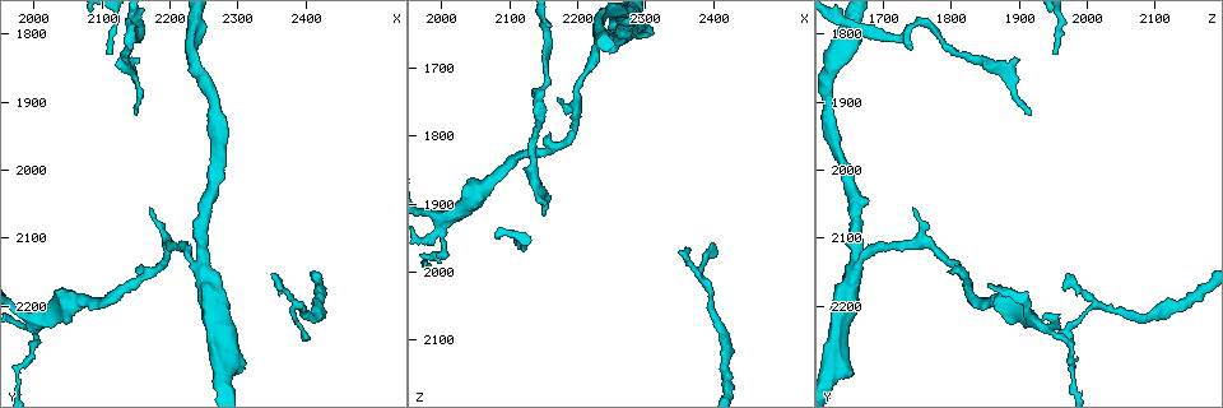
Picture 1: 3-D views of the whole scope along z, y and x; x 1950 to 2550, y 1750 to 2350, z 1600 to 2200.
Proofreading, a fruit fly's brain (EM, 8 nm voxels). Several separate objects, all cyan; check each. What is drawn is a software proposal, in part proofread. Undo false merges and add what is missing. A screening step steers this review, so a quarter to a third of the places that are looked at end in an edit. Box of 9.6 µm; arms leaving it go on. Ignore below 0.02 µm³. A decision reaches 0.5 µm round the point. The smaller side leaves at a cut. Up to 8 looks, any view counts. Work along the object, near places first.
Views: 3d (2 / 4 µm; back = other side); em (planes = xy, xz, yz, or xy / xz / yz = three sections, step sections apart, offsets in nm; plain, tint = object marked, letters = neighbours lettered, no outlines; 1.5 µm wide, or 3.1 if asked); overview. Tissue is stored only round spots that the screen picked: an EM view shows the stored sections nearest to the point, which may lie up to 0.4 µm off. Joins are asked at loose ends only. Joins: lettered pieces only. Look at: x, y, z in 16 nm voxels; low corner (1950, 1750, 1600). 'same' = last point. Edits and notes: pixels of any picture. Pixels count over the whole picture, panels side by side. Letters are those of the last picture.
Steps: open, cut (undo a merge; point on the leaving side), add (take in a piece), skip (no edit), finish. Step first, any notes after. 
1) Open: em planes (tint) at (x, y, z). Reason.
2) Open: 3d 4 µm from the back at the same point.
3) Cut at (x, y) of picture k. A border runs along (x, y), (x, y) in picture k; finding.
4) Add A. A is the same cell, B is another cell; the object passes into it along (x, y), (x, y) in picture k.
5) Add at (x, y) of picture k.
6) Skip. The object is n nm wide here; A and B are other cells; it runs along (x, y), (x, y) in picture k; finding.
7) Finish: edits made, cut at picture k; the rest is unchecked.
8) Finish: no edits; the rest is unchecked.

Open: em xy step 8 (letters) at (2140, 1825, 1735). Thin end.

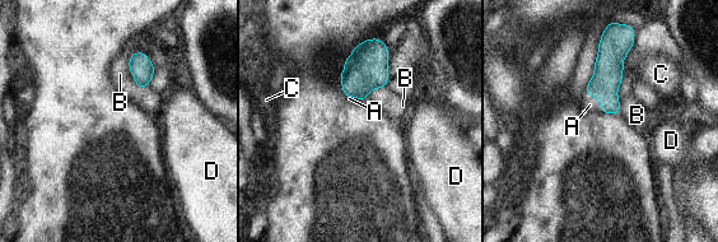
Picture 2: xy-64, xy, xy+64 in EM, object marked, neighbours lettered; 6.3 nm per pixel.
Open: em planes (letters) at the same point.

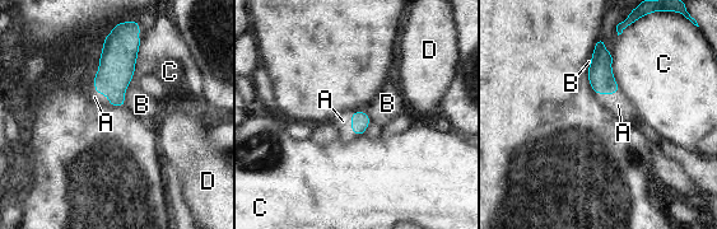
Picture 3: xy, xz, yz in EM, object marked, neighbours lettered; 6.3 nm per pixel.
Add A. A is the same cell, B, C and D are other cells; it goes on there.

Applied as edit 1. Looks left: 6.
Open: overview.

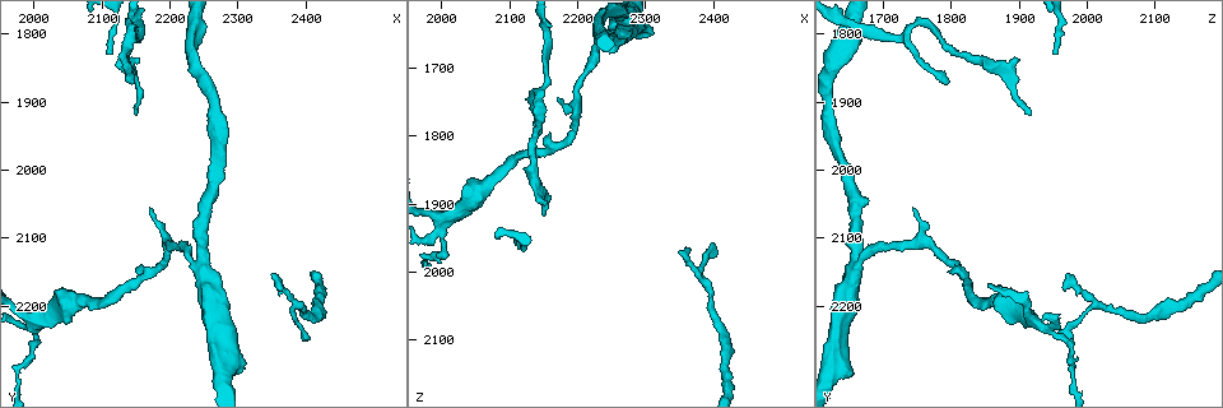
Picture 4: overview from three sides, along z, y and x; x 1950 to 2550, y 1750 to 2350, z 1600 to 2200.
Open: em planes (tint) at (2000, 2260, 1975). Sharp bend.

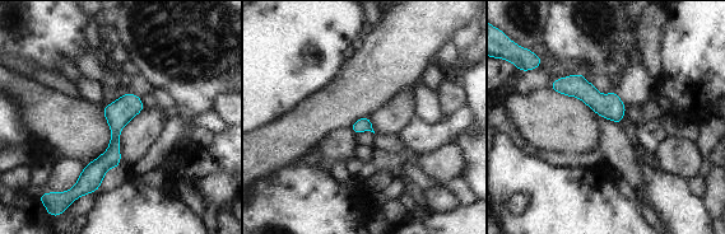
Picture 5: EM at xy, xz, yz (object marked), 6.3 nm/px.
Open: em planes (letters) at the same point.

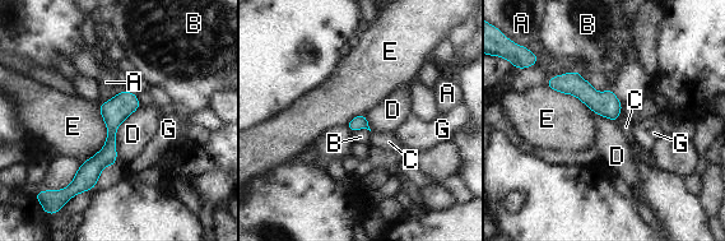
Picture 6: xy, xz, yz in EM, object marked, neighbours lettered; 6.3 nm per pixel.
Skip. A, B, C, D, E and G are other cells; it runs along (133, 97), (77, 185) in picture 6; one neuron here.

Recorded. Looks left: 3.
Finish: edits made, add at picture 3; the rest is unchecked.

